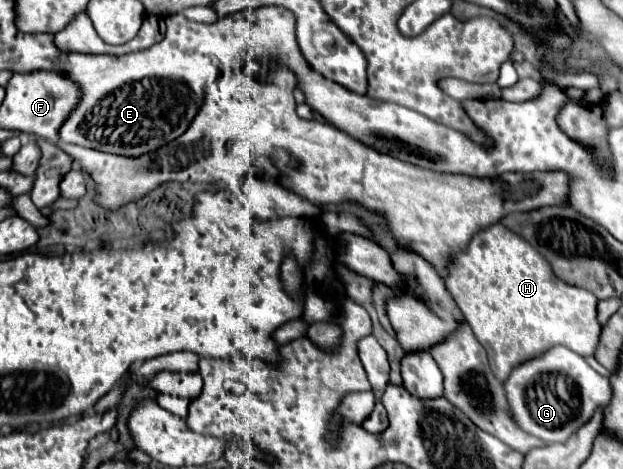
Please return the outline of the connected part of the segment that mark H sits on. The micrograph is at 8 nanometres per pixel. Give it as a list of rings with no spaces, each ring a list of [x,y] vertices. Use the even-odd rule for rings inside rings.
[[[500,223],[482,229],[468,245],[468,251],[456,257],[456,261],[450,267],[446,287],[458,303],[464,319],[472,327],[476,339],[486,349],[490,369],[500,383],[508,379],[514,367],[522,365],[524,361],[536,355],[542,355],[554,345],[564,345],[582,357],[594,355],[600,333],[600,323],[596,319],[598,299],[586,289],[572,287],[560,281],[548,267],[548,261],[536,249],[532,249],[530,243],[524,243],[520,235],[508,231]]]

